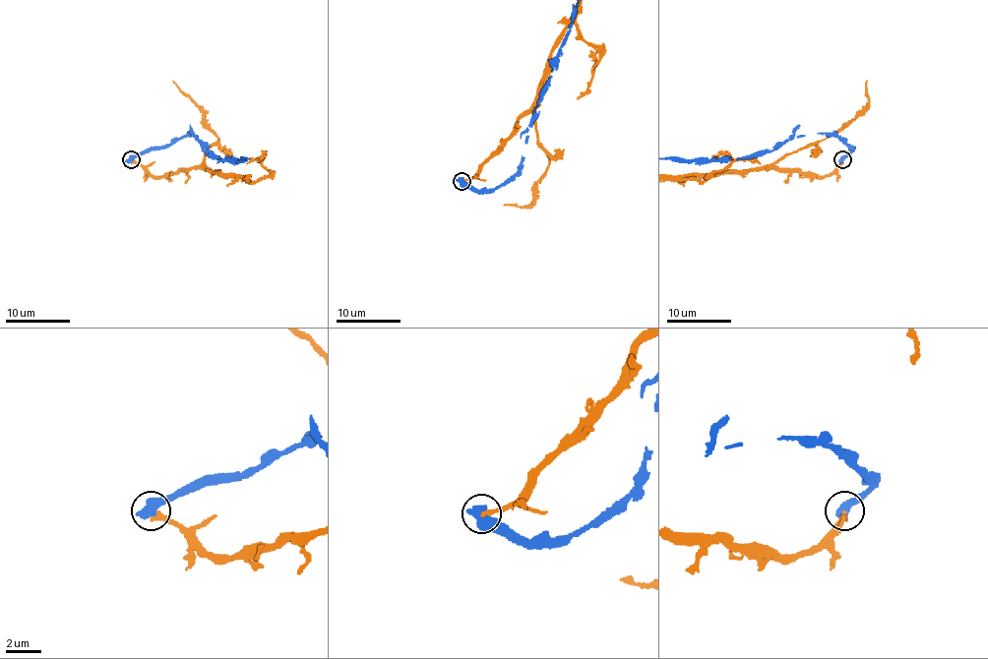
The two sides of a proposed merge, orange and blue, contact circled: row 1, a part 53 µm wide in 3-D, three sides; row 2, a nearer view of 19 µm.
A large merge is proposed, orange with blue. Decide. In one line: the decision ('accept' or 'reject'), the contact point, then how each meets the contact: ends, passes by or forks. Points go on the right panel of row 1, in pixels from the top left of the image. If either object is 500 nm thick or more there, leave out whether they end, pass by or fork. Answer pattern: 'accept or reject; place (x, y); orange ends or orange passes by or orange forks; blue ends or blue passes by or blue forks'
reject; place (842, 159)

